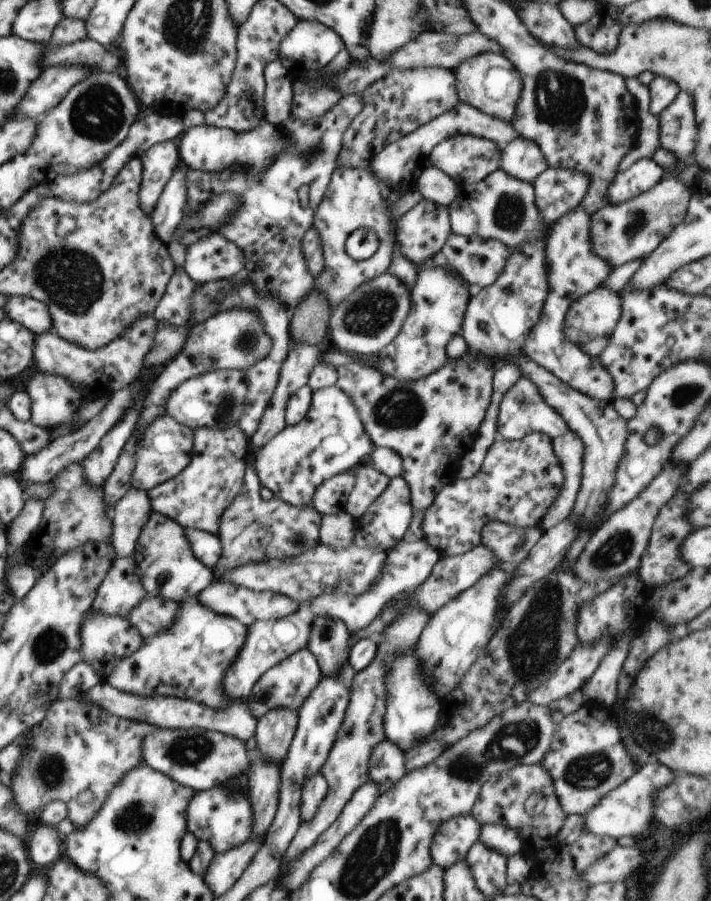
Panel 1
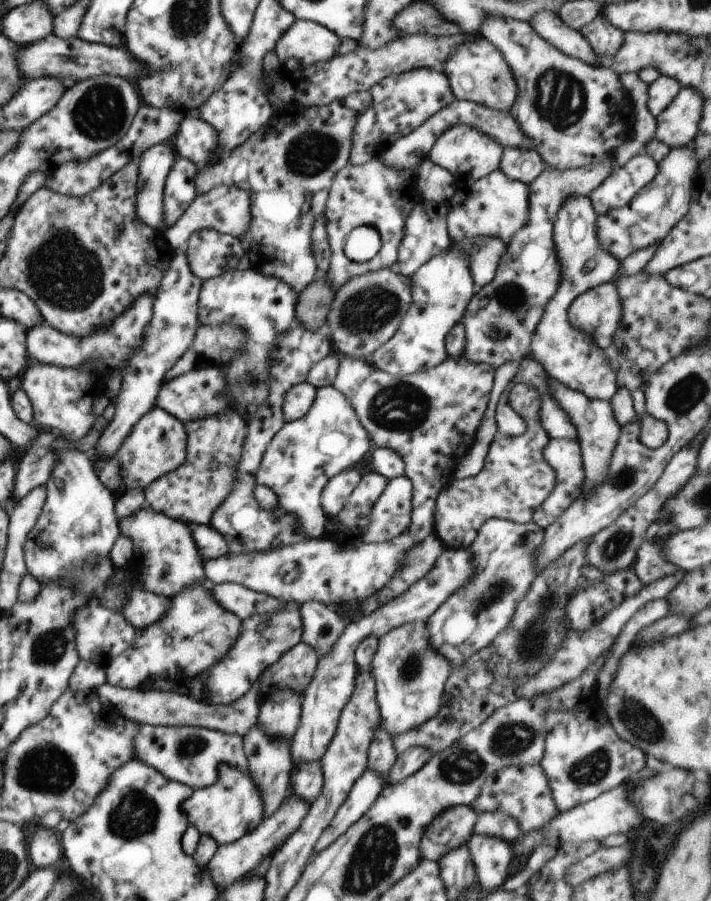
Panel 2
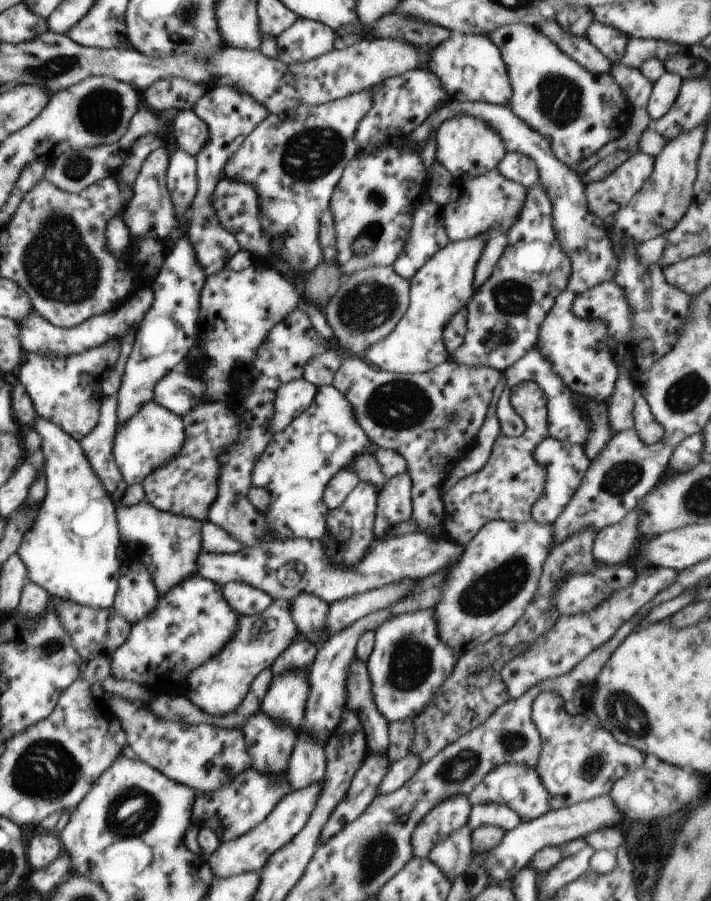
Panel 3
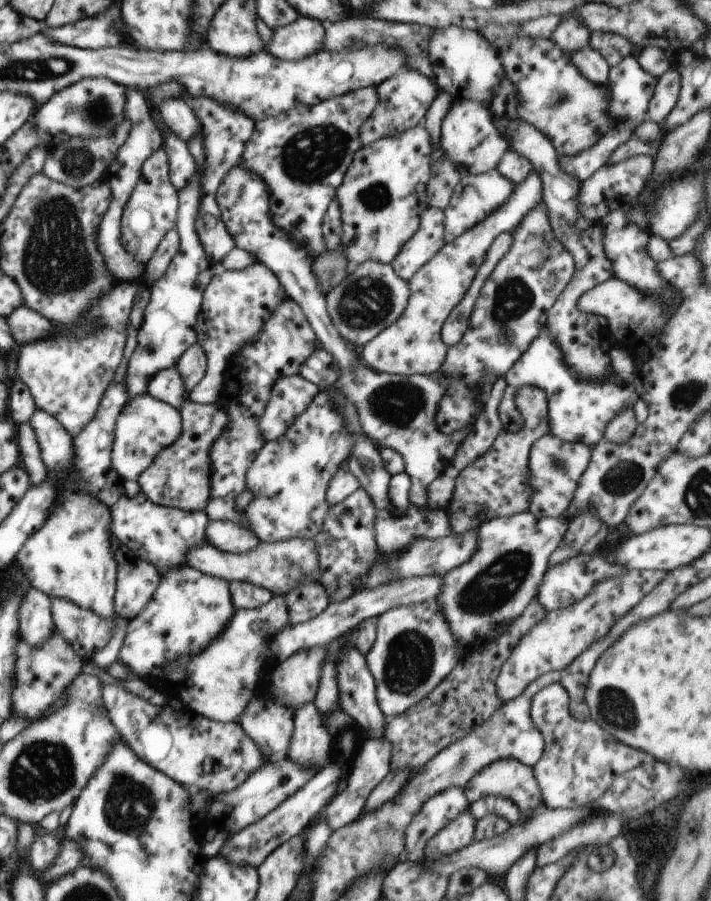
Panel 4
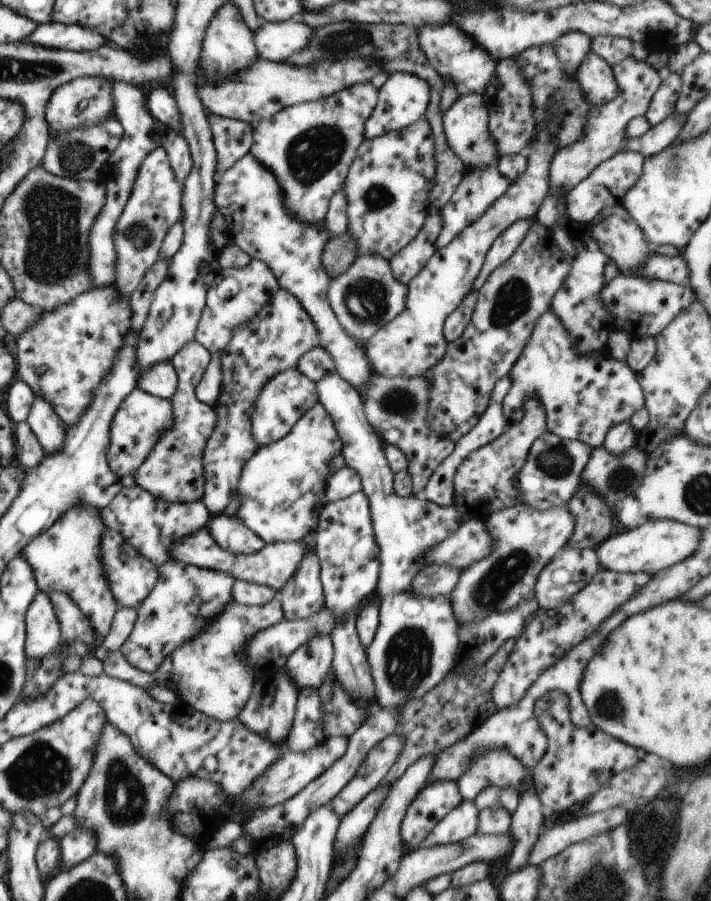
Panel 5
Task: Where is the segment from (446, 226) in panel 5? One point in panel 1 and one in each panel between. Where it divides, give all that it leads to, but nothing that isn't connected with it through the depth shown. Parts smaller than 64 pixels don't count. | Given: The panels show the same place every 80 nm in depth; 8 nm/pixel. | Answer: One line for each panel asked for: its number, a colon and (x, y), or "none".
1: (502, 208)
2: (497, 206)
3: (476, 206)
4: (476, 196)

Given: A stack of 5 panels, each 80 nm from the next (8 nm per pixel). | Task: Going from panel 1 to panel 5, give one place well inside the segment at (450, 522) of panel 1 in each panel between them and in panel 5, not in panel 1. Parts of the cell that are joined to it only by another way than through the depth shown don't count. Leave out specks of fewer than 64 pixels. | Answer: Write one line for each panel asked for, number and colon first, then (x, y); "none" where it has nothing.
2: (515, 480)
3: (512, 481)
4: (495, 485)
5: (484, 482)

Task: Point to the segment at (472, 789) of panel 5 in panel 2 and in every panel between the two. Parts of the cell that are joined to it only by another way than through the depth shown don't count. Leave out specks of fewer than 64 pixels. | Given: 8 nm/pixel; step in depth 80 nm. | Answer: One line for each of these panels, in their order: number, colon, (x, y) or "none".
2: (522, 792)
3: (519, 787)
4: (508, 777)

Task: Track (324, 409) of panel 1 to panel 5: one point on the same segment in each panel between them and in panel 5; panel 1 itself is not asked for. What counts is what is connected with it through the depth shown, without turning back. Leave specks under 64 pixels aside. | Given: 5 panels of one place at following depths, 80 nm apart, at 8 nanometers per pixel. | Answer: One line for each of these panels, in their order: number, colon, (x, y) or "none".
2: (305, 454)
3: (295, 468)
4: (289, 478)
5: (281, 487)

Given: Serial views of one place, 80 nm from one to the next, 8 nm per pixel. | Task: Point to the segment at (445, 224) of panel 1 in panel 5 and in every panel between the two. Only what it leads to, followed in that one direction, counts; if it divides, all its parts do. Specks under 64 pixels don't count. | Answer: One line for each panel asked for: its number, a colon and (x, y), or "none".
2: (425, 235)
3: (427, 236)
4: (426, 243)
5: (410, 260)

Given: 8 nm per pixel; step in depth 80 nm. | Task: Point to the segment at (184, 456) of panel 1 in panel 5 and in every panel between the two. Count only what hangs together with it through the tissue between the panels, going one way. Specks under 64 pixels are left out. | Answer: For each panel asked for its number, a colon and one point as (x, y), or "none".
2: (156, 445)
3: (154, 436)
4: (146, 425)
5: (142, 418)

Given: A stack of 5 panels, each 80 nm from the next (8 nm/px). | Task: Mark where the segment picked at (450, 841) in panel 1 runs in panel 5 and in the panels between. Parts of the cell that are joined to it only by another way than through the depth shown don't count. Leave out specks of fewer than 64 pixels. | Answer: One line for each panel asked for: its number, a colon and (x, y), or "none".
2: (453, 827)
3: (450, 815)
4: (446, 805)
5: (435, 801)

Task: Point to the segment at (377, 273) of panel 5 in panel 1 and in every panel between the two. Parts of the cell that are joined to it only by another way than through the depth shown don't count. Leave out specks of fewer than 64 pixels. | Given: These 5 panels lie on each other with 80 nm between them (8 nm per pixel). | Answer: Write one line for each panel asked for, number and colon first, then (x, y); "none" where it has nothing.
1: (371, 317)
2: (366, 312)
3: (367, 307)
4: (372, 297)

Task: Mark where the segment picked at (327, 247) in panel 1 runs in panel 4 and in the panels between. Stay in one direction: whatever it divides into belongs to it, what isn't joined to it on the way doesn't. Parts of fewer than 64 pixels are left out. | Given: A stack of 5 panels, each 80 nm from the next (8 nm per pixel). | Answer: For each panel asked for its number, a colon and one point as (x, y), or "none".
2: (371, 194)
3: (377, 194)
4: (381, 199)

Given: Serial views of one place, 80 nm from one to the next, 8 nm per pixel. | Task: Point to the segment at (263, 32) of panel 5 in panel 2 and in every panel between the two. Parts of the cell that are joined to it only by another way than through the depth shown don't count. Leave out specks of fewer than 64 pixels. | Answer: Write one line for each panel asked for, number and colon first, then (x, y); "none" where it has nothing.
2: (306, 42)
3: (306, 40)
4: (303, 37)

